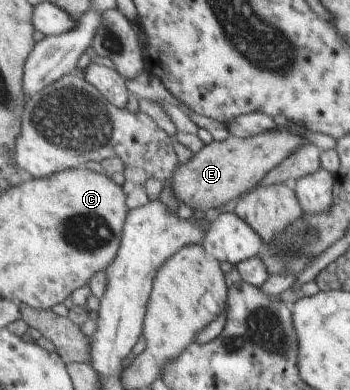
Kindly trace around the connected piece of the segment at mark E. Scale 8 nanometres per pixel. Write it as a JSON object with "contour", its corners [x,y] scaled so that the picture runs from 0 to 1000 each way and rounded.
{"contour":[[[829,310],[831,321],[823,326],[800,326],[789,321],[777,336],[760,336],[760,341],[743,341],[743,346],[726,346],[726,351],[677,354],[657,349],[643,359],[611,359],[597,369],[583,369],[583,377],[554,395],[549,408],[537,408],[531,418],[509,415],[497,444],[491,444],[491,490],[497,490],[497,505],[509,521],[531,521],[537,531],[549,536],[574,536],[591,549],[603,549],[623,531],[657,521],[663,510],[680,510],[691,505],[697,495],[709,495],[720,487],[749,459],[754,459],[763,444],[771,444],[794,418],[806,418],[811,408],[823,408],[857,372],[869,372],[866,346],[886,344],[886,331],[869,321],[840,321]]]}

